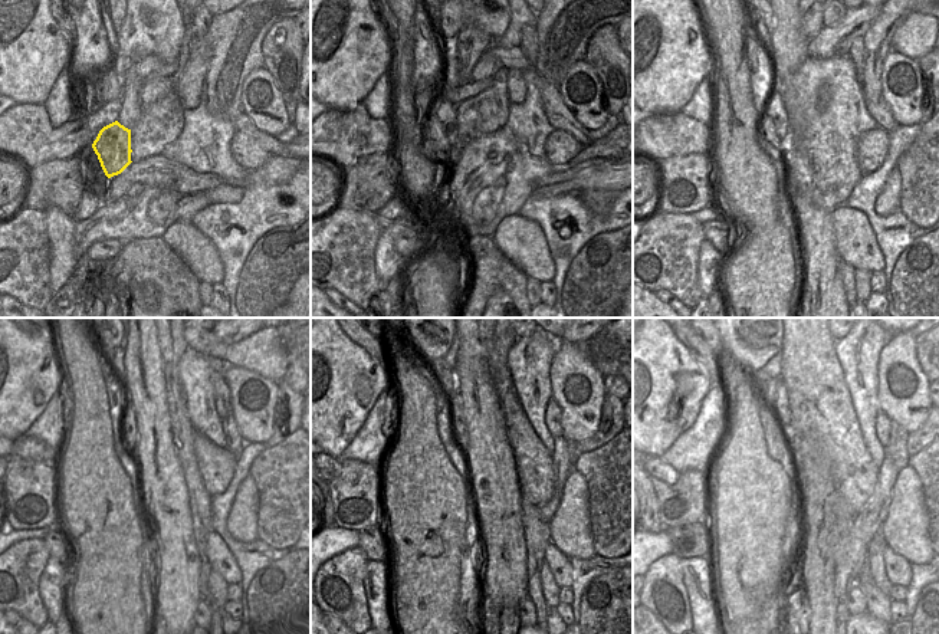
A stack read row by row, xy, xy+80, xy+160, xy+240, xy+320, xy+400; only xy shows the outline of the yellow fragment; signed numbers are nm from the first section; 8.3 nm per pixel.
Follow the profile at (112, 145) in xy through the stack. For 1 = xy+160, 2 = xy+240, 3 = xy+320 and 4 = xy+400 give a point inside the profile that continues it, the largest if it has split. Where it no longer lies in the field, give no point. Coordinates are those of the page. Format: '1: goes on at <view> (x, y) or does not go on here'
1: goes on at xy+160 (775, 124)
2: goes on at xy+240 (130, 427)
3: goes on at xy+320 (455, 403)
4: goes on at xy+400 (784, 416)

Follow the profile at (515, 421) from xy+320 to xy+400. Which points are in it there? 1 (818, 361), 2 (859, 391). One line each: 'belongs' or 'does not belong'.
1: belongs
2: does not belong

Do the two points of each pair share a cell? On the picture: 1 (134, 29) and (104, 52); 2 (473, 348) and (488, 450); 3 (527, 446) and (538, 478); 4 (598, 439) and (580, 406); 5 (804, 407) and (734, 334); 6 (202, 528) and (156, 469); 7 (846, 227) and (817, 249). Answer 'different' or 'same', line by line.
1: different
2: different
3: same
4: different
5: different
6: different
7: different

